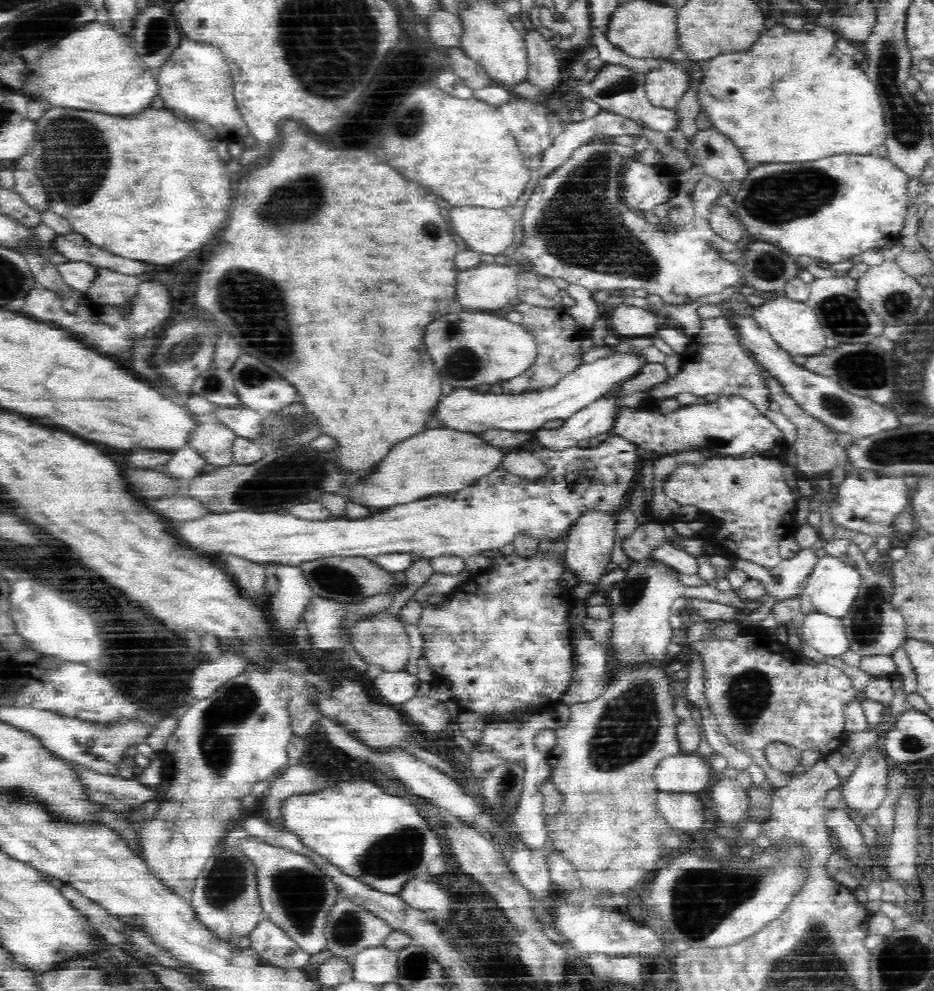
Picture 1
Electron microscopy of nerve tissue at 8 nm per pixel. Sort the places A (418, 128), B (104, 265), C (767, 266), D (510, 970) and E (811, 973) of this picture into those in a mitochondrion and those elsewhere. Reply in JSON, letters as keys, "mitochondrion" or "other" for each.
{"A":"mitochondrion","B":"other","C":"mitochondrion","D":"other","E":"mitochondrion"}

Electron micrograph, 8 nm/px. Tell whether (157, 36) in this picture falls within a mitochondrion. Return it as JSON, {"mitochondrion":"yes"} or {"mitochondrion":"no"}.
{"mitochondrion":"yes"}

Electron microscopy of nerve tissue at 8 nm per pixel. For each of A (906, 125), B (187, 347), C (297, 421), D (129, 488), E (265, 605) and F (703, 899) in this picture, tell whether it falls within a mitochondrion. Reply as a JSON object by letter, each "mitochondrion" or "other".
{"A":"mitochondrion","B":"mitochondrion","C":"mitochondrion","D":"other","E":"other","F":"mitochondrion"}

